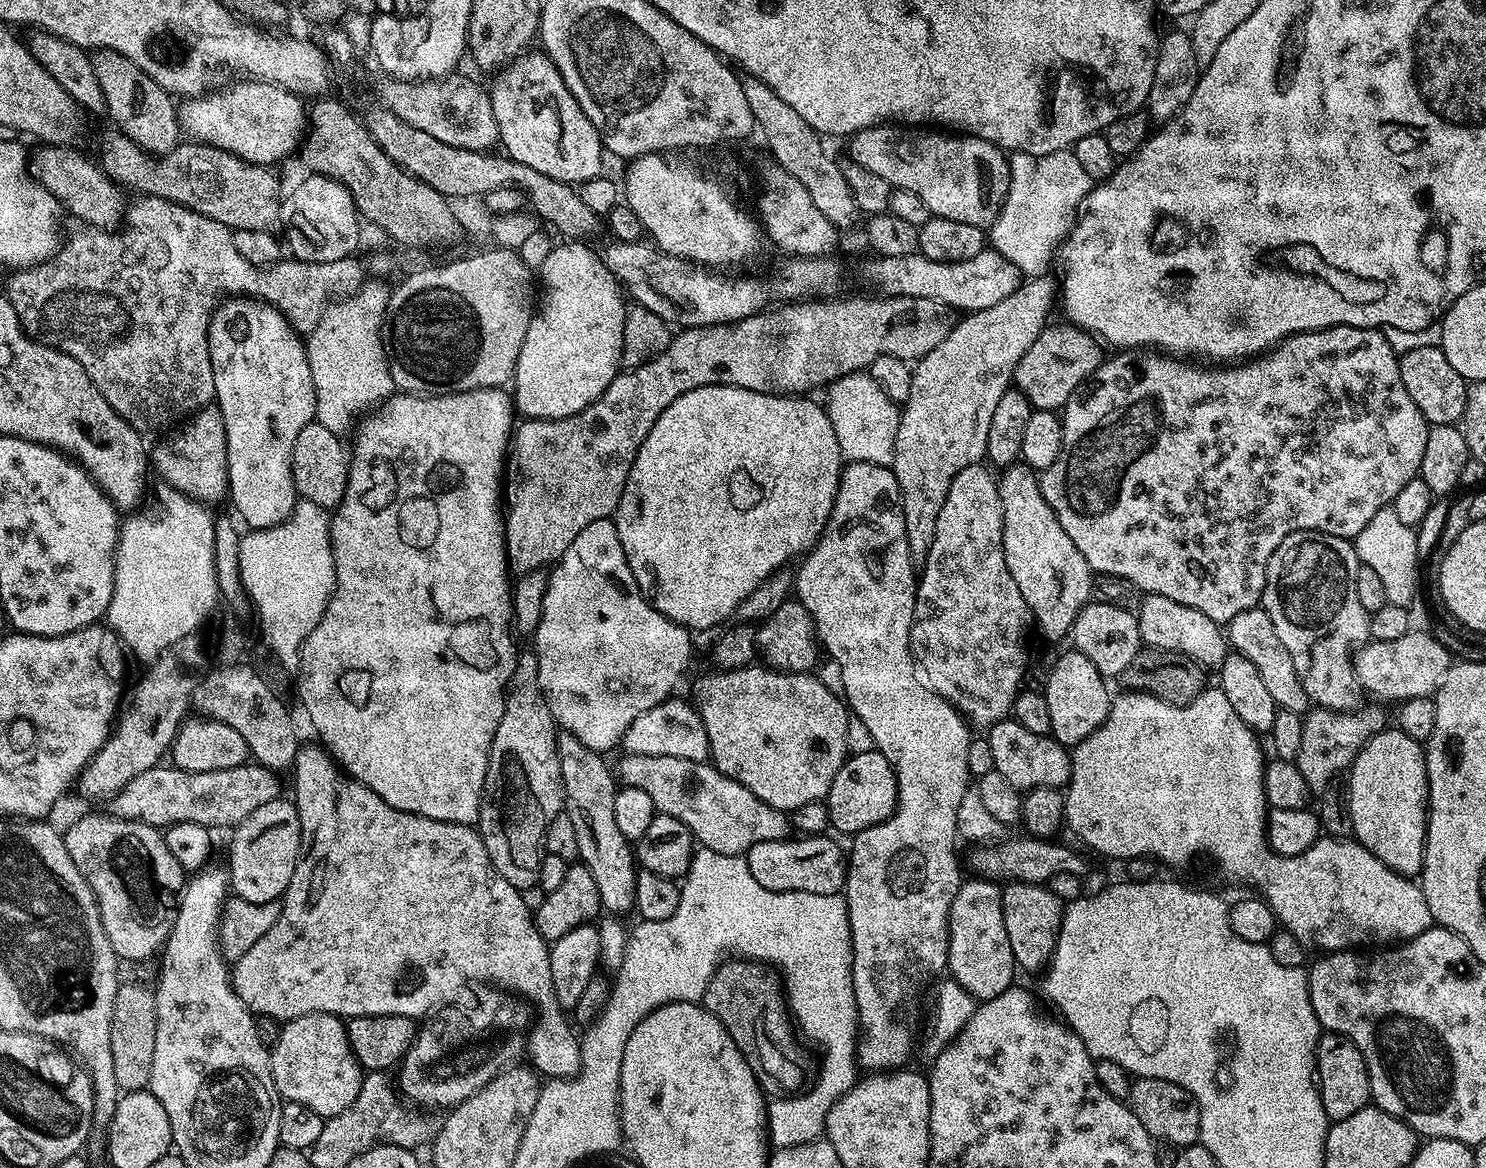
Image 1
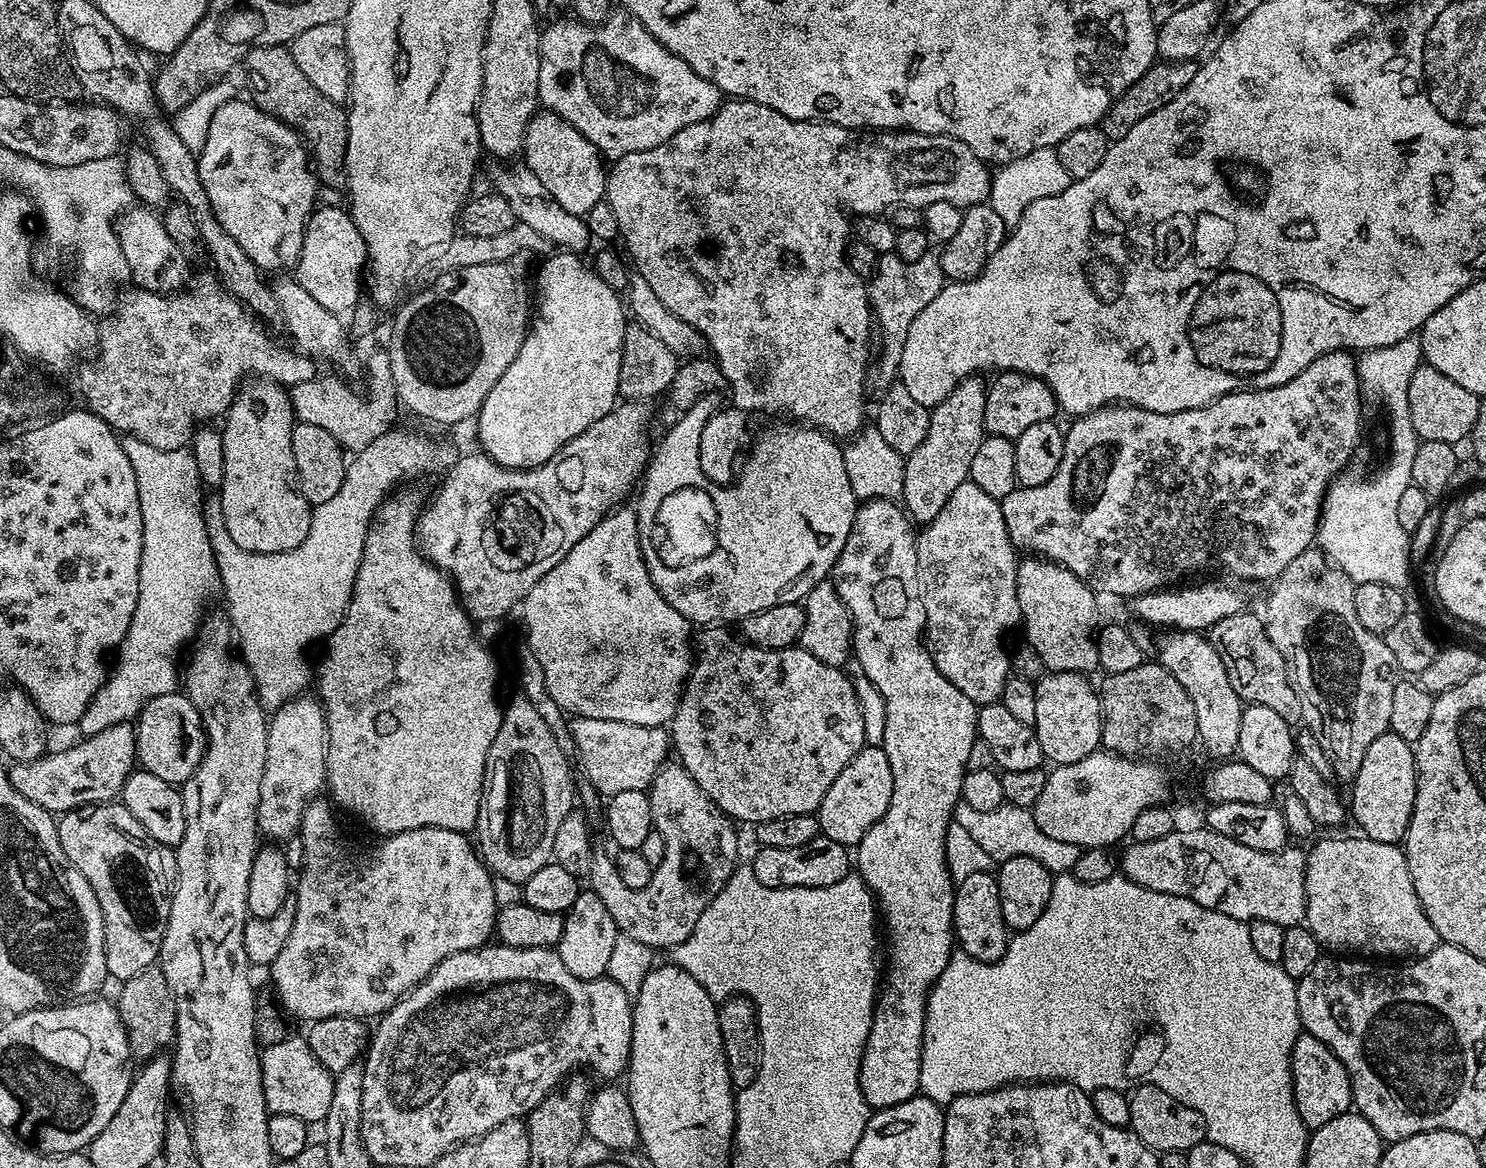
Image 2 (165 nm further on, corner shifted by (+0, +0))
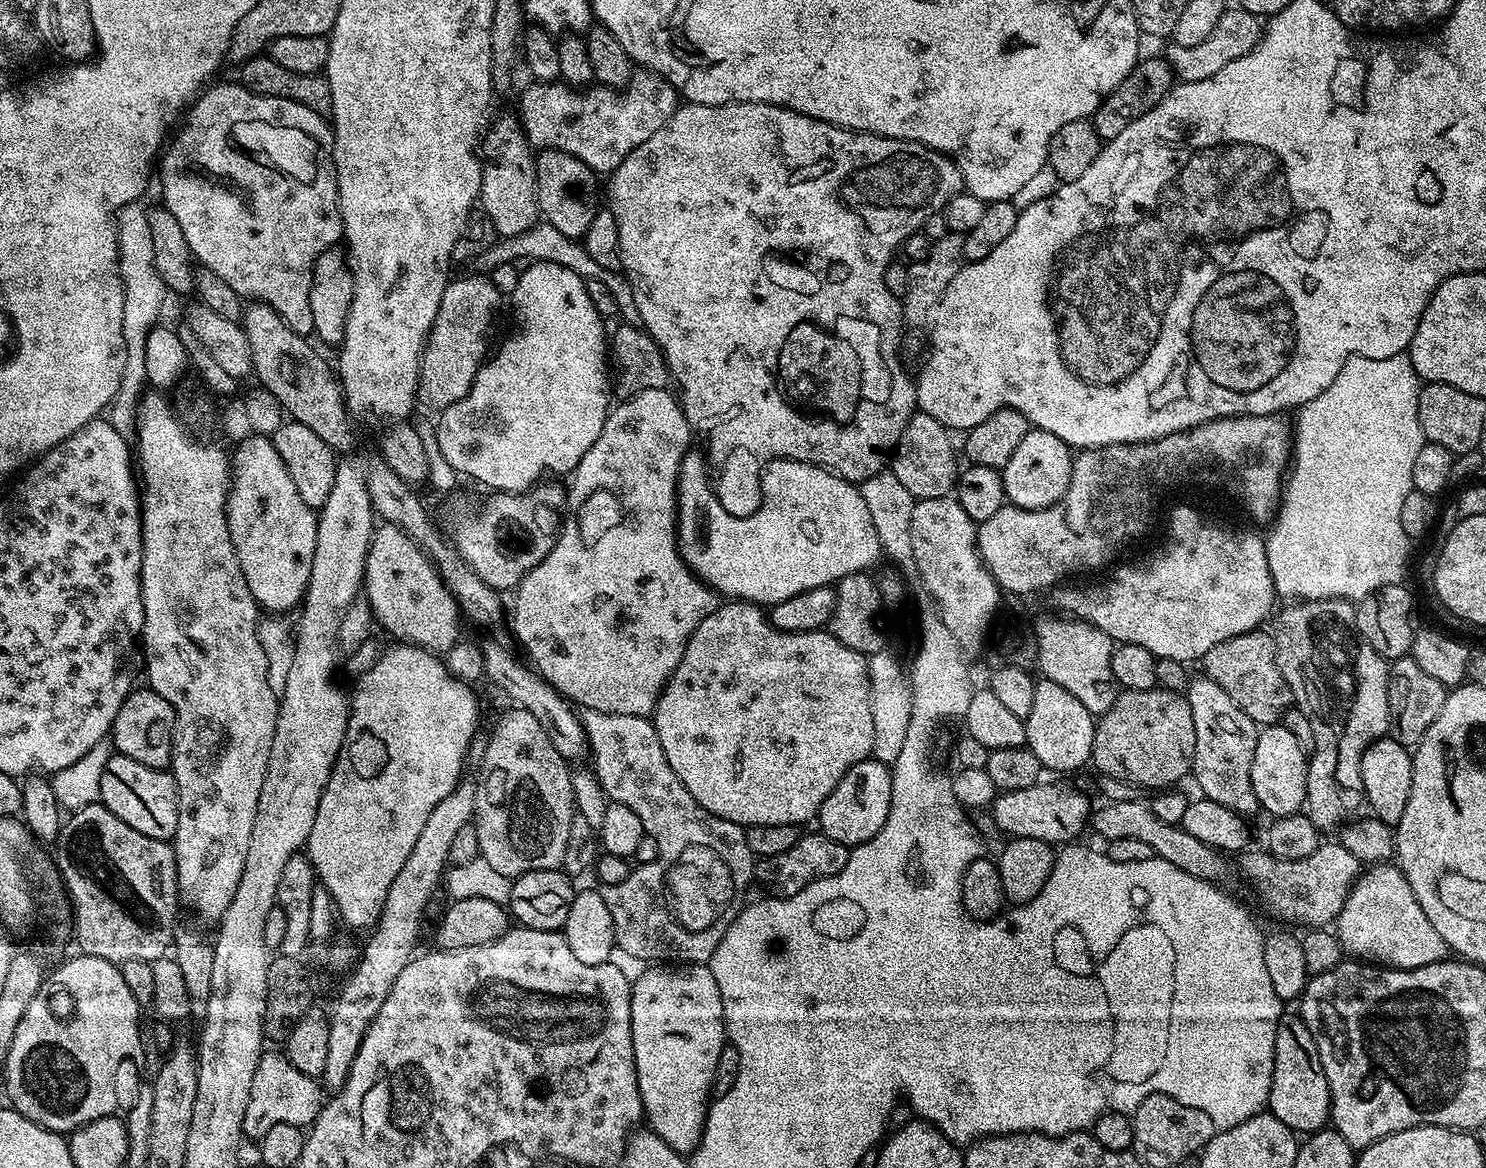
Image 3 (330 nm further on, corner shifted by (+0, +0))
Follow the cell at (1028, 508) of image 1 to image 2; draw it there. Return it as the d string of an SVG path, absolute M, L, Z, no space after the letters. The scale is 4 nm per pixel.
M1043 558L1021 559L1016 566L1016 593L1018 594L1018 606L1022 629L1028 635L1028 644L1036 651L1036 656L1045 664L1048 672L1079 672L1092 674L1100 668L1098 658L1098 623L1096 624L1096 600L1097 593L1089 588L1086 582L1082 582L1070 570L1066 570L1061 564L1053 560Z

